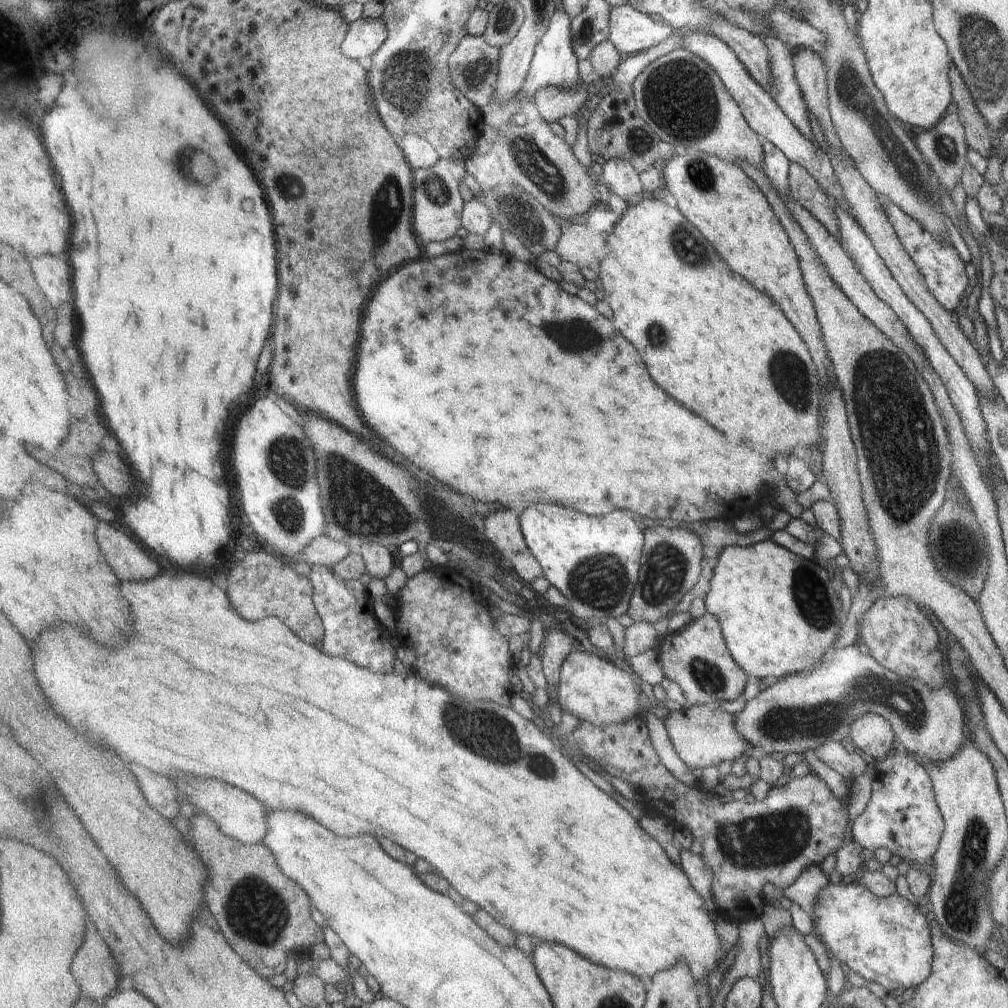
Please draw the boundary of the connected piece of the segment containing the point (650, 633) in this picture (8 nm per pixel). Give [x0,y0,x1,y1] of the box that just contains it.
[621,623,663,659]

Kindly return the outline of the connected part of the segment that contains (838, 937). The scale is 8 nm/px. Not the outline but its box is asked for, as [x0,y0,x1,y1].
[810,881,933,991]

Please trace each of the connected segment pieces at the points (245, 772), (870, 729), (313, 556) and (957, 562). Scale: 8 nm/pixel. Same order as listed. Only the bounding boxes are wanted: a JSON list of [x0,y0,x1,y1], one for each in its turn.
[[35,566,725,980],[847,713,894,762],[289,534,352,567],[928,485,986,601]]

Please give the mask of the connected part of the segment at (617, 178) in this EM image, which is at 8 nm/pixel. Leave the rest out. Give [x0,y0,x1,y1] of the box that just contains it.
[601,159,645,204]

